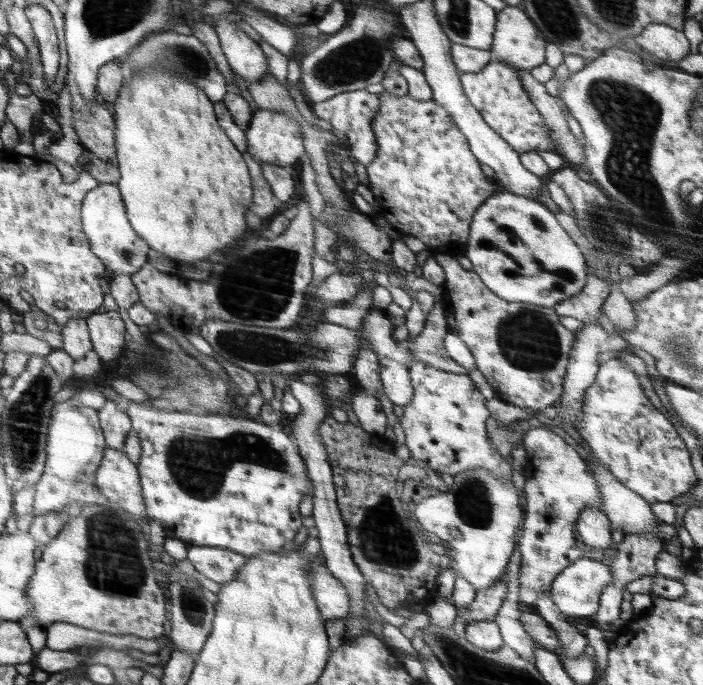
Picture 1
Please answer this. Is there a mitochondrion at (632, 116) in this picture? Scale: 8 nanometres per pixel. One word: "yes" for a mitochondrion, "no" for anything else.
yes

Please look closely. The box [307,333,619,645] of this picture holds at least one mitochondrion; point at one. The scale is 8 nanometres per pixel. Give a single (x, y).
(384, 538)

